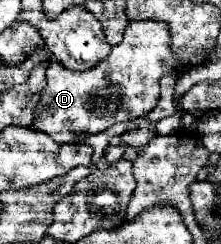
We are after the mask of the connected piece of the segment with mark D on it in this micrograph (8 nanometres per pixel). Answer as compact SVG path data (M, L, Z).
M130 21L124 31L122 43L114 45L106 59L94 65L88 71L72 71L66 69L58 61L50 61L46 67L46 87L40 95L38 107L34 111L34 129L40 129L54 137L56 141L76 141L76 135L82 133L100 133L114 123L130 121L134 117L146 115L150 109L156 107L160 97L160 79L168 73L180 73L180 65L176 61L176 53L170 47L170 29L168 23L162 21Z

